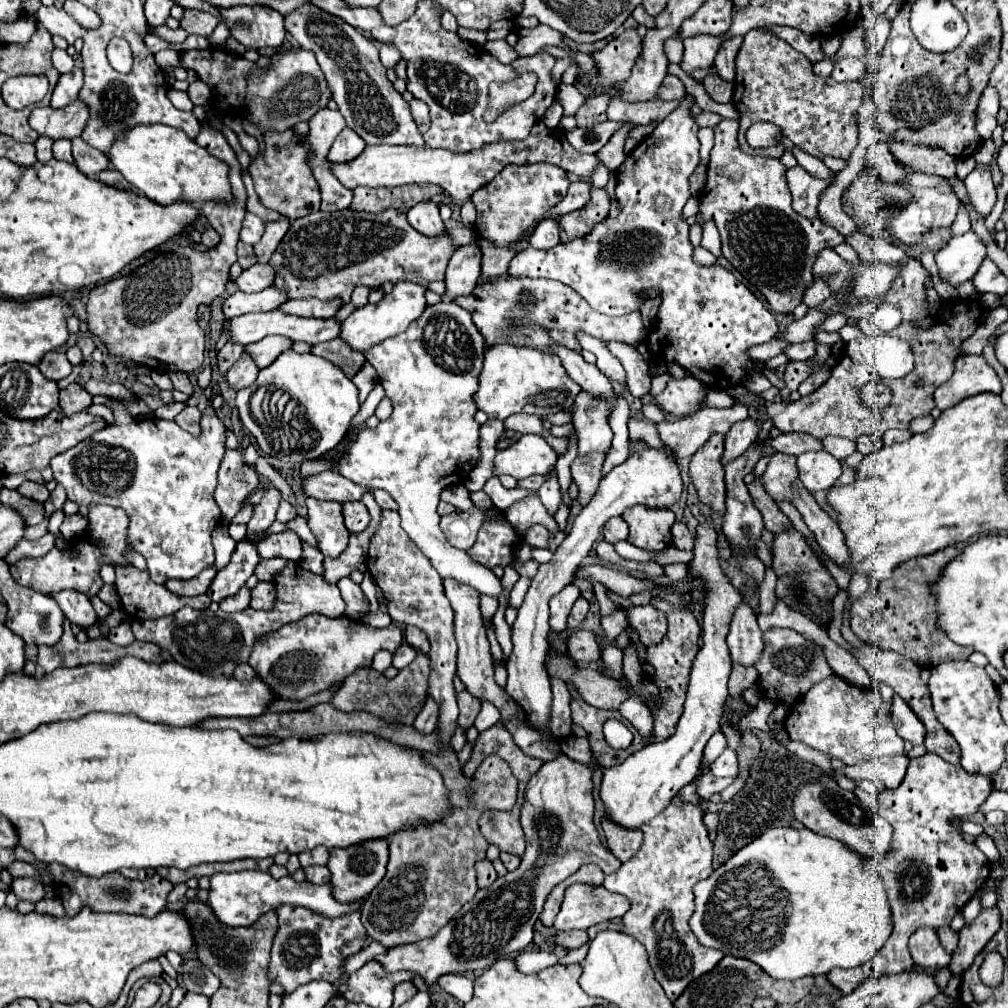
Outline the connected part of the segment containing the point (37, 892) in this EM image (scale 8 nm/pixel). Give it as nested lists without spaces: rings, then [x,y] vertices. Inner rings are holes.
[[[15,878],[11,884],[17,900],[25,900],[37,904],[43,898],[43,884],[37,878]]]

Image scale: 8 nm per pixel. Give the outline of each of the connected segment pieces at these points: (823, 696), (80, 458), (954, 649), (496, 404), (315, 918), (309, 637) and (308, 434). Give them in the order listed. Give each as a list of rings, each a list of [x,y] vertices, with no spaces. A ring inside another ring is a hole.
[[[833,674],[799,698],[785,720],[785,728],[793,740],[829,752],[845,764],[861,764],[881,756],[903,754],[903,740],[889,720],[889,708],[891,704],[881,698],[875,686],[857,688]]]
[[[107,400],[107,406],[113,410],[115,422],[107,424],[103,430],[85,438],[85,442],[79,442],[67,452],[57,454],[51,460],[53,478],[65,488],[67,498],[81,508],[91,504],[109,504],[127,512],[129,546],[145,556],[153,582],[165,584],[171,578],[191,580],[215,564],[211,532],[221,522],[221,510],[213,492],[217,486],[217,468],[225,454],[225,424],[215,414],[205,414],[201,418],[203,438],[195,438],[175,422],[159,420],[155,416],[135,418],[117,400]]]
[[[949,546],[945,550],[939,550],[937,554],[911,558],[909,562],[903,562],[903,566],[897,566],[897,570],[893,570],[893,576],[881,582],[881,586],[873,594],[865,594],[857,602],[853,602],[851,630],[865,642],[903,654],[921,668],[933,668],[949,660],[965,660],[971,650],[951,642],[935,626],[935,600],[929,592],[929,584],[957,554],[959,550],[955,546]]]
[[[497,344],[485,350],[485,362],[479,376],[479,390],[475,392],[473,402],[489,418],[505,420],[511,414],[545,416],[551,412],[569,410],[579,392],[579,384],[569,378],[557,356],[549,356],[533,348]]]
[[[285,904],[277,910],[277,914],[279,914],[279,930],[271,948],[269,976],[273,982],[279,982],[285,988],[285,994],[293,992],[297,986],[307,984],[311,980],[327,980],[327,982],[339,980],[341,962],[347,956],[357,954],[367,938],[359,912],[341,918],[325,918],[301,906]]]
[[[307,614],[305,618],[259,638],[253,646],[249,666],[277,698],[303,700],[343,682],[349,674],[353,674],[353,670],[371,666],[373,656],[379,650],[389,650],[393,654],[401,644],[403,632],[397,624],[373,628],[347,616],[325,618],[321,614]]]
[[[285,350],[271,366],[259,372],[257,380],[249,388],[237,392],[235,404],[239,410],[241,424],[255,436],[259,448],[265,454],[299,468],[301,462],[323,456],[345,438],[351,420],[359,412],[359,390],[339,368],[329,364],[325,358]]]

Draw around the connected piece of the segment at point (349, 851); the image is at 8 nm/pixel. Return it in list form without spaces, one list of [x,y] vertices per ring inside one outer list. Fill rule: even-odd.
[[[379,838],[379,840],[369,840],[369,842],[361,842],[357,846],[349,846],[345,850],[337,848],[331,850],[329,856],[329,870],[331,870],[331,886],[333,886],[333,896],[339,902],[353,902],[359,898],[365,898],[385,876],[385,866],[387,866],[387,858],[389,858],[389,840],[387,838]],[[367,854],[375,856],[375,862],[367,862]]]

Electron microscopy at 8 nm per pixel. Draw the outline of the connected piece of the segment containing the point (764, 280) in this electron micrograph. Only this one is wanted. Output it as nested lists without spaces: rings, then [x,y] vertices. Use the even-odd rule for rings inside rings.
[[[721,120],[714,127],[714,146],[710,152],[710,160],[707,170],[707,186],[701,196],[697,222],[703,224],[703,220],[713,218],[723,244],[723,256],[731,262],[733,268],[737,268],[743,278],[755,286],[765,300],[769,302],[769,308],[777,314],[791,314],[795,306],[801,304],[801,298],[805,290],[811,286],[811,266],[817,260],[817,254],[825,248],[833,248],[845,238],[831,226],[823,224],[817,218],[805,218],[793,210],[793,198],[789,198],[789,186],[785,180],[785,166],[775,158],[761,158],[761,156],[747,156],[739,150],[737,144],[737,120]]]

